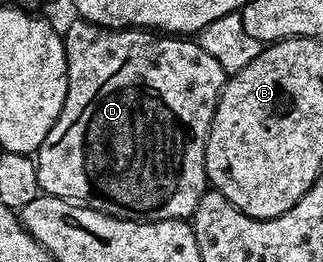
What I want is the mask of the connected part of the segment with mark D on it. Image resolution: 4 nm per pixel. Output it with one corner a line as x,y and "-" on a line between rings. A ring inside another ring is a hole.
73,18
73,21
63,28
63,39
67,58
67,98
63,102
59,118
53,123
47,138
43,138
35,153
42,193
63,198
71,204
81,204
84,208
99,210
120,220
189,220
207,194
205,147
221,91
225,89
227,75
223,67
200,47
196,39
174,38
153,30
104,28
91,23
90,20

